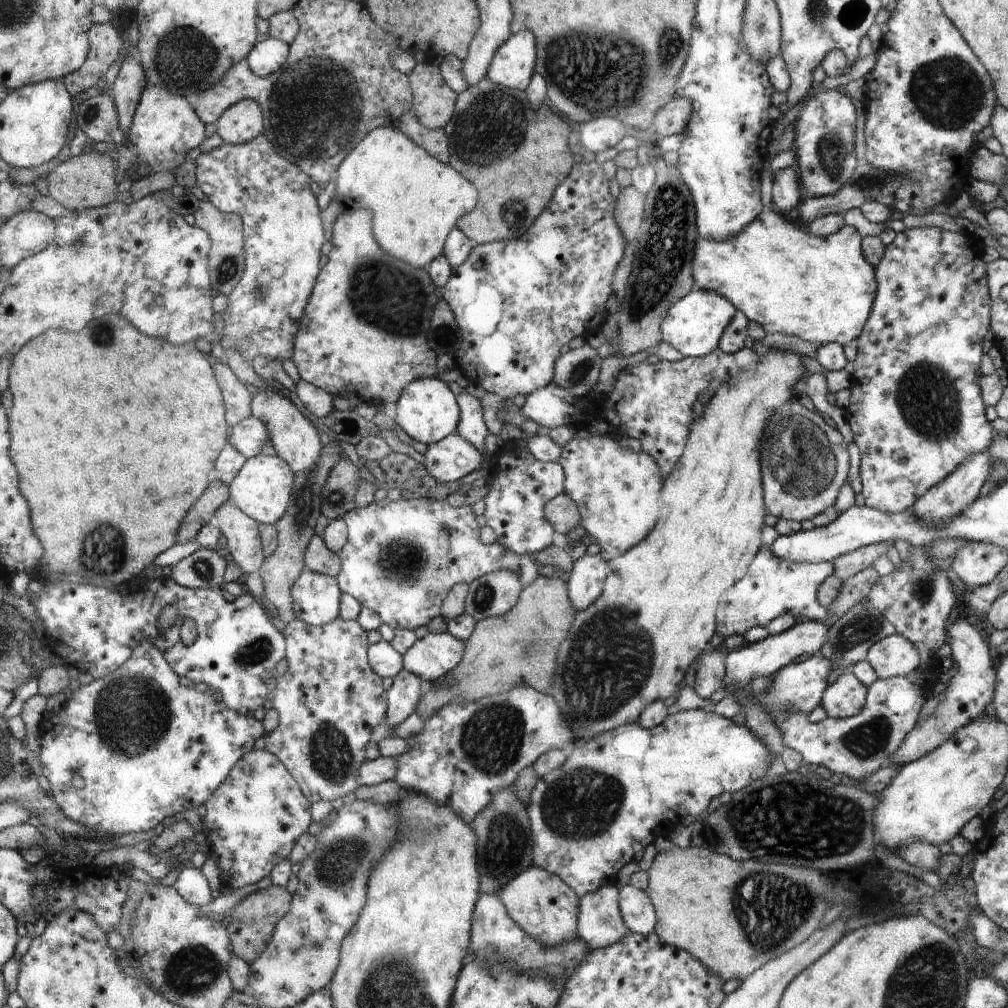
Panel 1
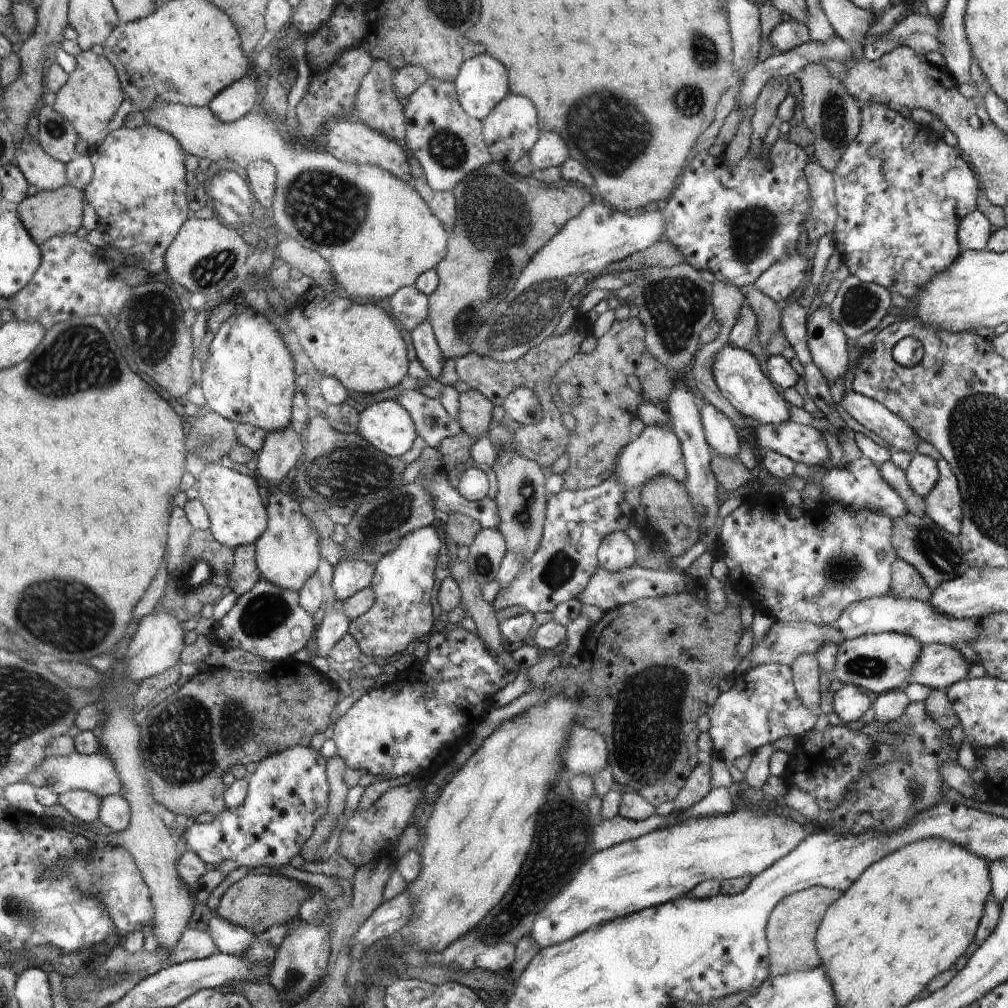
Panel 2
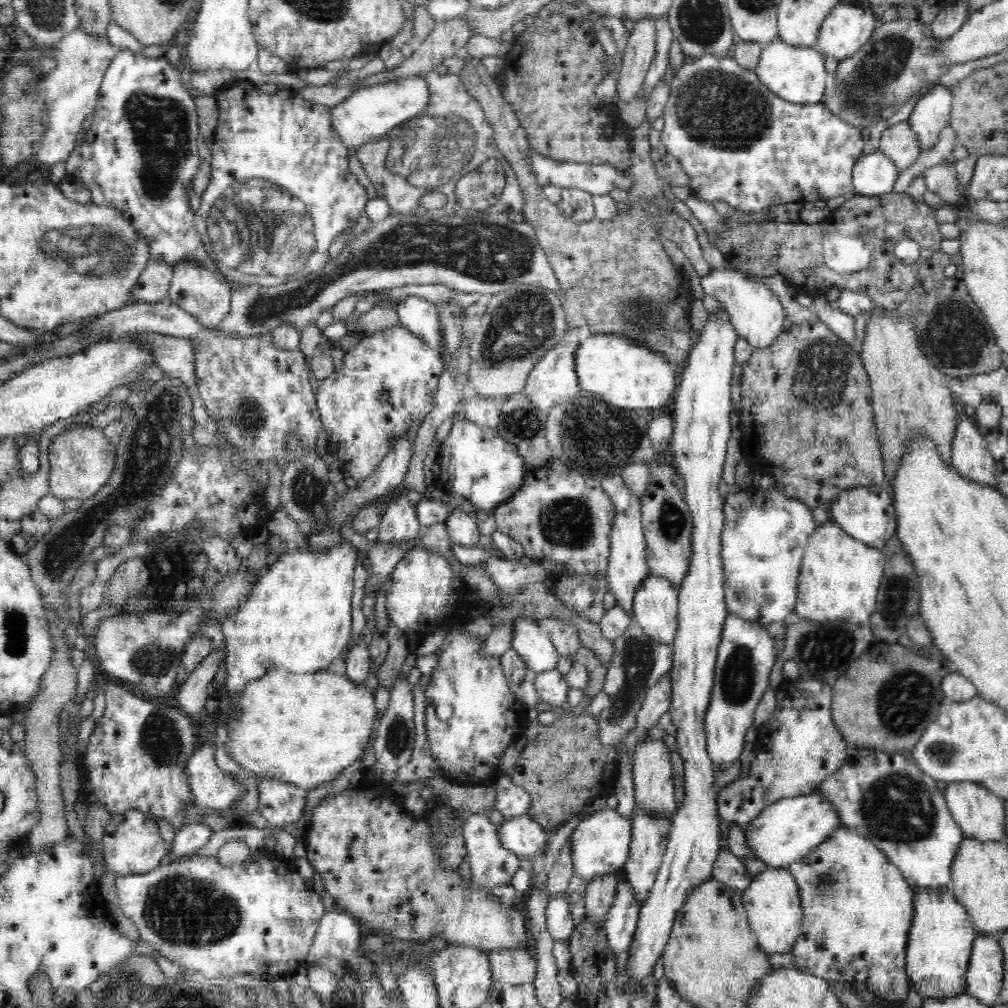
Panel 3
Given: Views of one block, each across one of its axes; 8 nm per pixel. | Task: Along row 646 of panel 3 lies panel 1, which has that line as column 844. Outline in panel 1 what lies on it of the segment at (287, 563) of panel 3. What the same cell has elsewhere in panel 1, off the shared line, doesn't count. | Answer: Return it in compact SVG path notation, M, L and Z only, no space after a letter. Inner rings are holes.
M770 160L764 162L766 169L760 180L764 210L735 237L724 240L696 239L693 267L695 288L727 297L749 321L760 323L767 334L782 332L814 344L838 343L844 346L860 336L868 320L877 287L875 268L864 258L860 248L860 233L856 228L845 224L830 236L816 236L794 226L797 221L788 222L770 208L773 187Z

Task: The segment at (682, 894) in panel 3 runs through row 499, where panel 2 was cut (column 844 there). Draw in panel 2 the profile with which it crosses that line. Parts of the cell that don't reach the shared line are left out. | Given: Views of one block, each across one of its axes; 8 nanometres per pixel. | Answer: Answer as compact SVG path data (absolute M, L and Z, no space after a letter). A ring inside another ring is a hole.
M854 685L835 687L833 698L834 712L838 714L843 724L860 720L864 716L864 712L870 708L870 704L873 703L861 691L861 688Z

